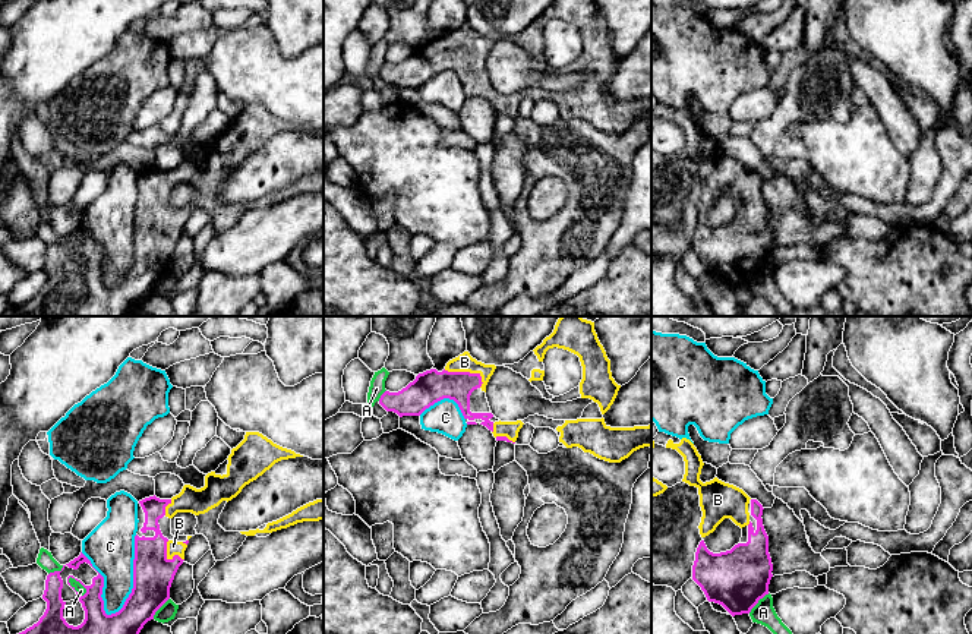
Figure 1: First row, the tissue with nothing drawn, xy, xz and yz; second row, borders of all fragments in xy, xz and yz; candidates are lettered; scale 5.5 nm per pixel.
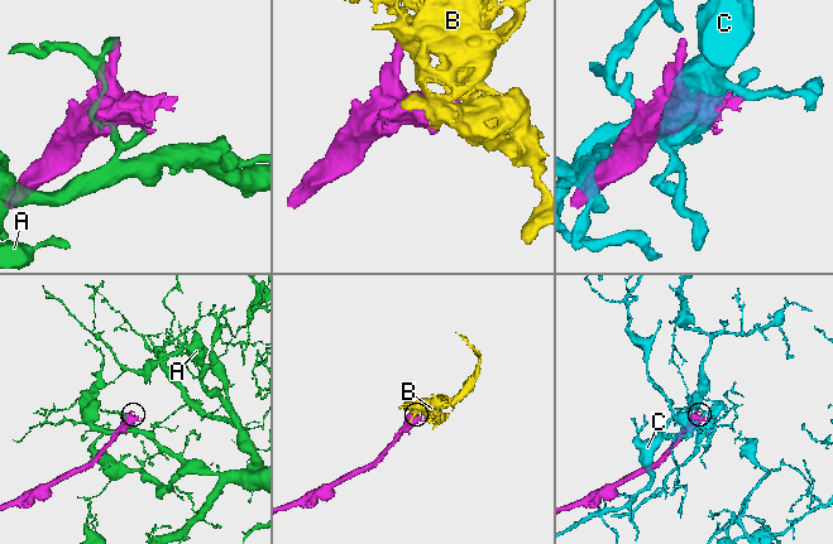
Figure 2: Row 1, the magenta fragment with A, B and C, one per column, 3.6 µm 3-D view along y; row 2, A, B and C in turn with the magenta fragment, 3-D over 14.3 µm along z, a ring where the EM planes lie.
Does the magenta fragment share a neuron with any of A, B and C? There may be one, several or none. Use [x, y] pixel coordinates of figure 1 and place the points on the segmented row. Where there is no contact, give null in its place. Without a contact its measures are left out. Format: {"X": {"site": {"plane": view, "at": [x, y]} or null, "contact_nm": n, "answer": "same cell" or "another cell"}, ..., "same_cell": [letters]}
{"A": {"site": {"plane": "xy", "at": [72, 587]}, "contact_nm": 140, "answer": "another cell"}, "B": {"site": {"plane": "xz", "at": [466, 372]}, "contact_nm": 240, "answer": "same cell"}, "C": {"site": {"plane": "xy", "at": [133, 579]}, "contact_nm": 480, "answer": "another cell"}, "same_cell": ["B"]}

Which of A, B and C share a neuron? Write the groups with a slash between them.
A / B / C

